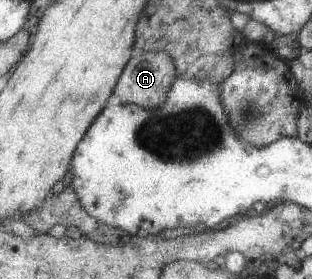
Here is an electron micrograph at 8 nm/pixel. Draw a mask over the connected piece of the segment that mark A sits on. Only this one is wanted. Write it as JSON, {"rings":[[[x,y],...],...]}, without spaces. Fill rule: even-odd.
{"rings":[[[136,51],[120,74],[115,95],[121,103],[156,108],[171,89],[175,70],[166,52]]]}

